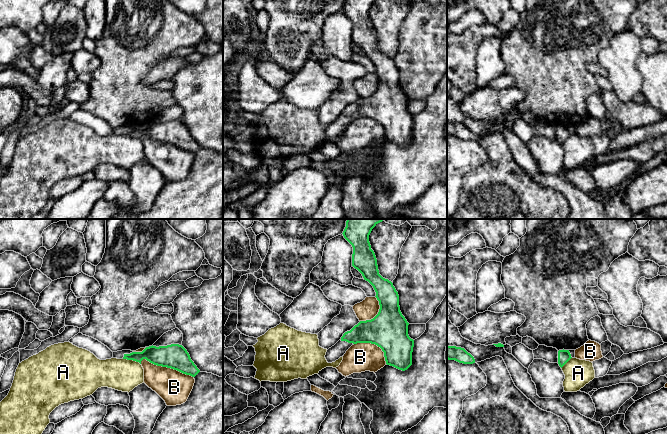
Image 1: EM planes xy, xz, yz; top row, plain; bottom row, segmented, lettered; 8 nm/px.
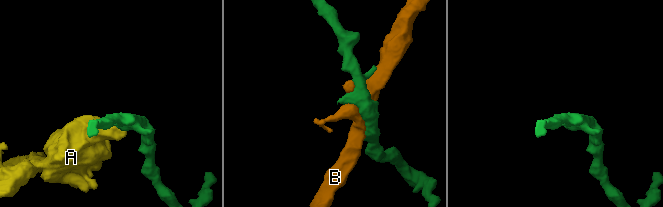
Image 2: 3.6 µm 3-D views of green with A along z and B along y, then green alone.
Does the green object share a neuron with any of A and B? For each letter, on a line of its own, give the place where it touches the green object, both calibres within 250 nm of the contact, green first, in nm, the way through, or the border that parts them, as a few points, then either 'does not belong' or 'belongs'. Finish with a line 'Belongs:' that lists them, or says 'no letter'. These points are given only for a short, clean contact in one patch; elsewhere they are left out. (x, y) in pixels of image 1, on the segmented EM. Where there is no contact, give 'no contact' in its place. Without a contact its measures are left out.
A: meets green in xy at (132, 359); 160 nm thick on the green side, 260 nm on the other; border along xy (123, 358), (135, 360), (140, 364); does not belong
B: meets green in xy at (167, 367); 200 nm thick on the green side, 260 nm on the other; does not belong
Belongs: no letter

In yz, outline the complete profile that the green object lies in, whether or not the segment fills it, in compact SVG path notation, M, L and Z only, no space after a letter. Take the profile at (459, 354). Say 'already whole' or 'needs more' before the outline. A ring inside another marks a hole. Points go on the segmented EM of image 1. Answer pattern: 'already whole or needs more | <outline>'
already whole | M447 345L447 359L455 360L463 364L475 363L474 357L468 353L464 348Z

